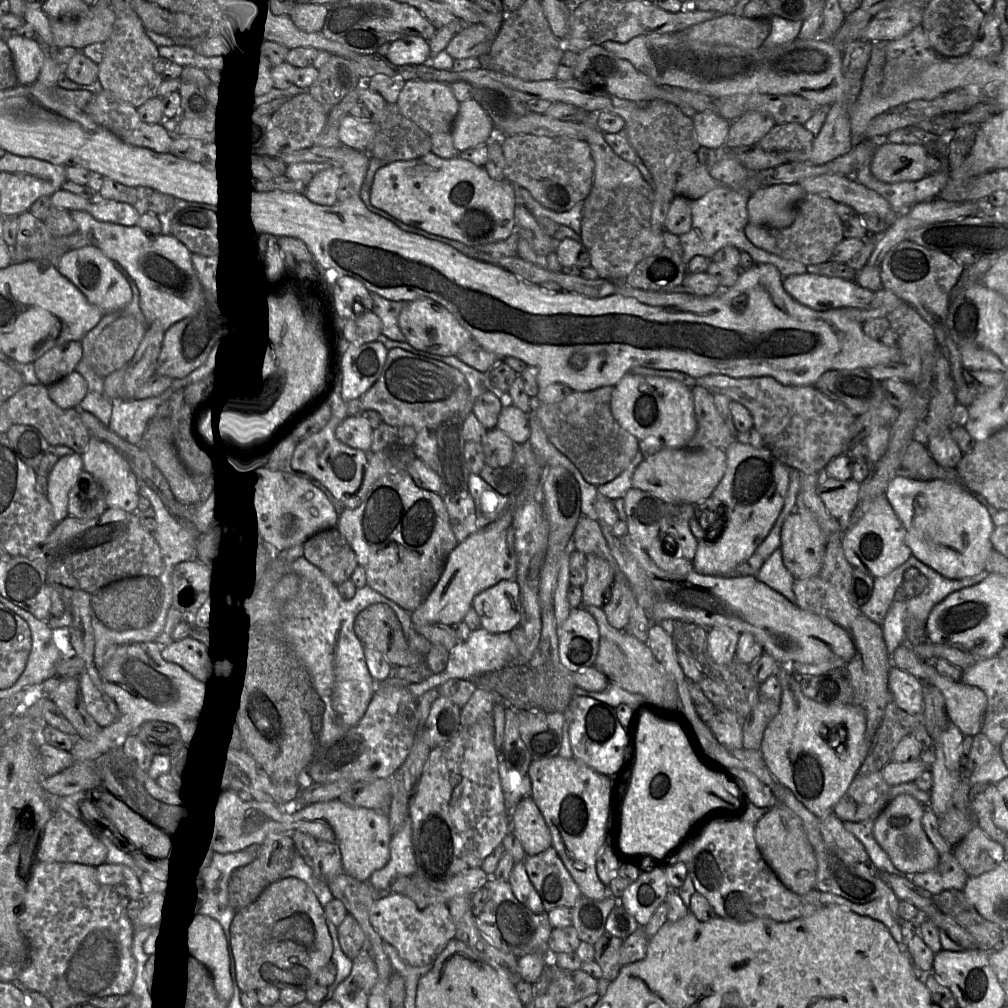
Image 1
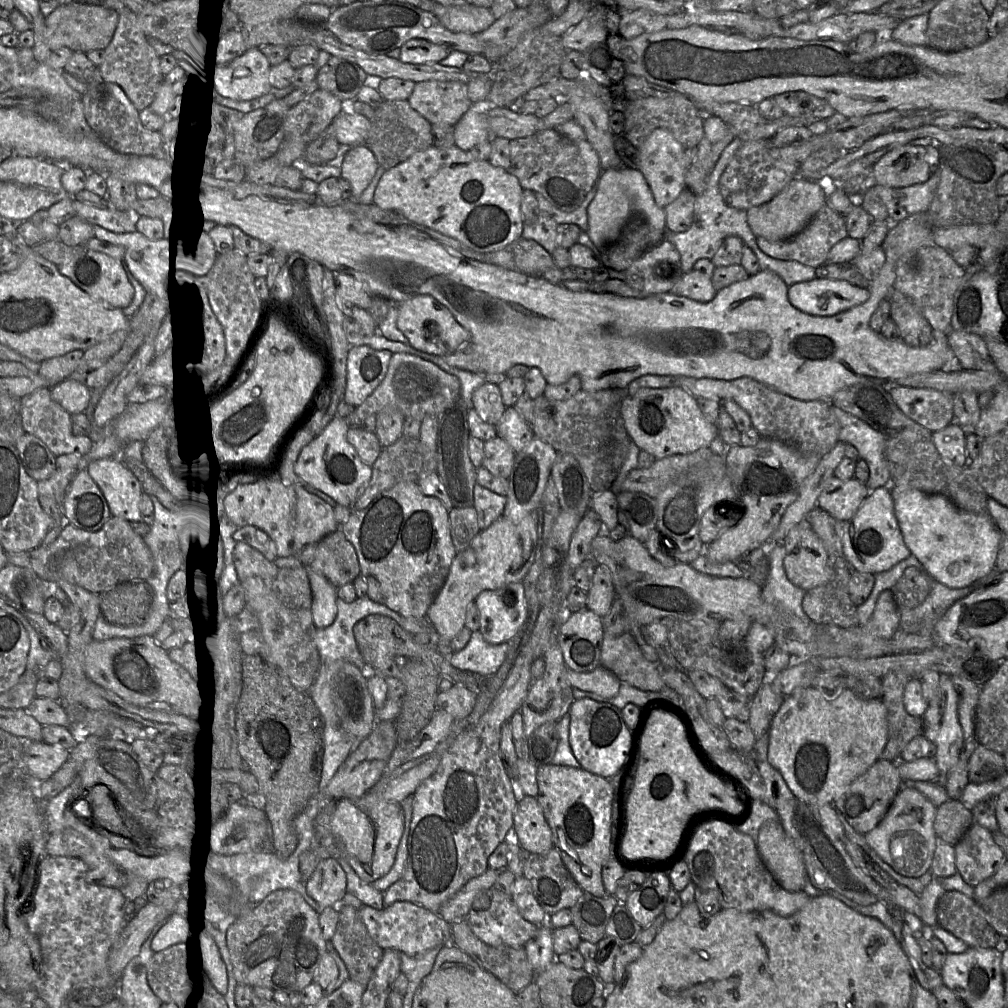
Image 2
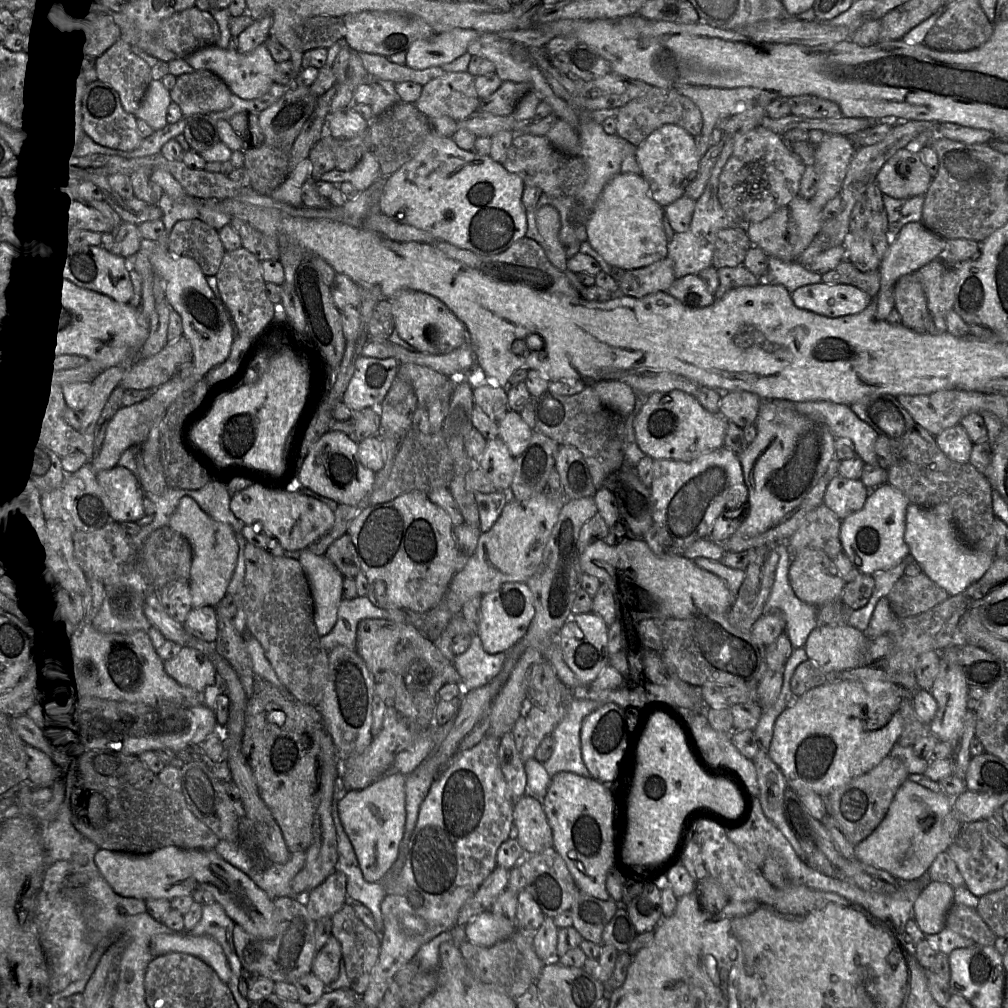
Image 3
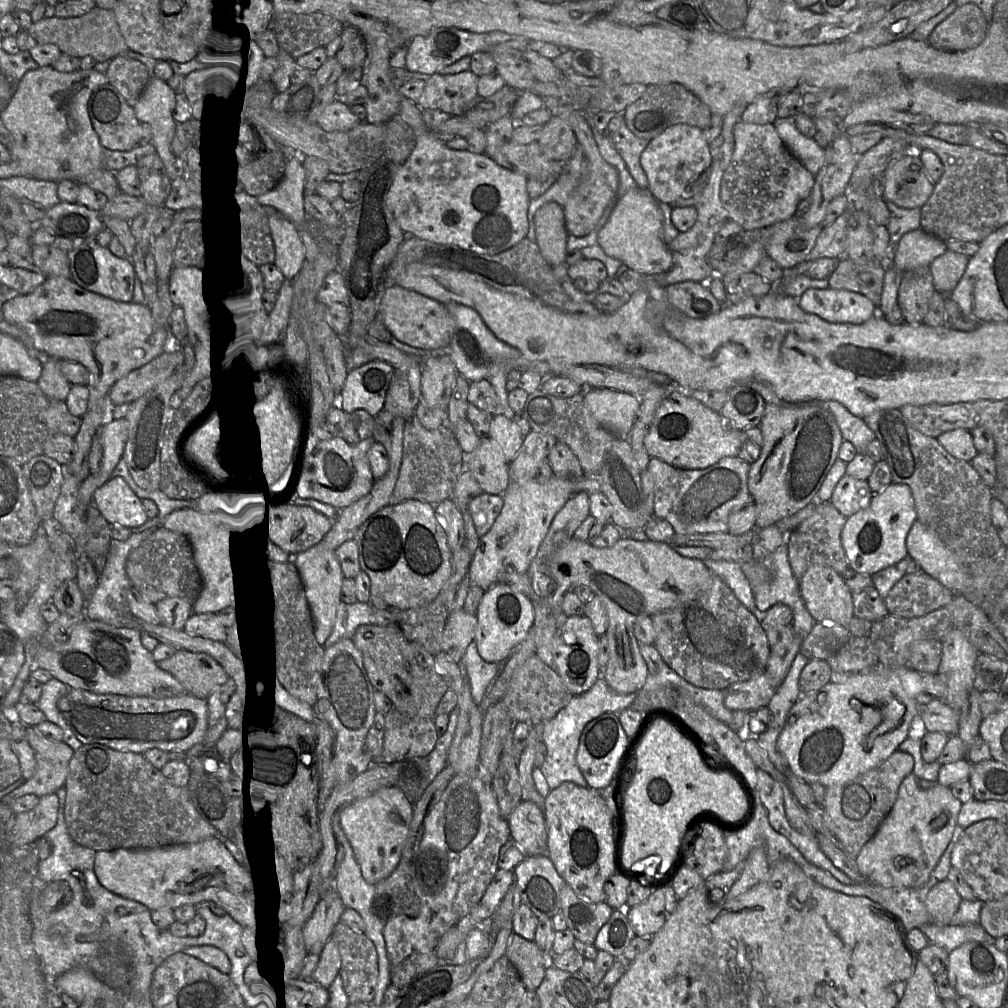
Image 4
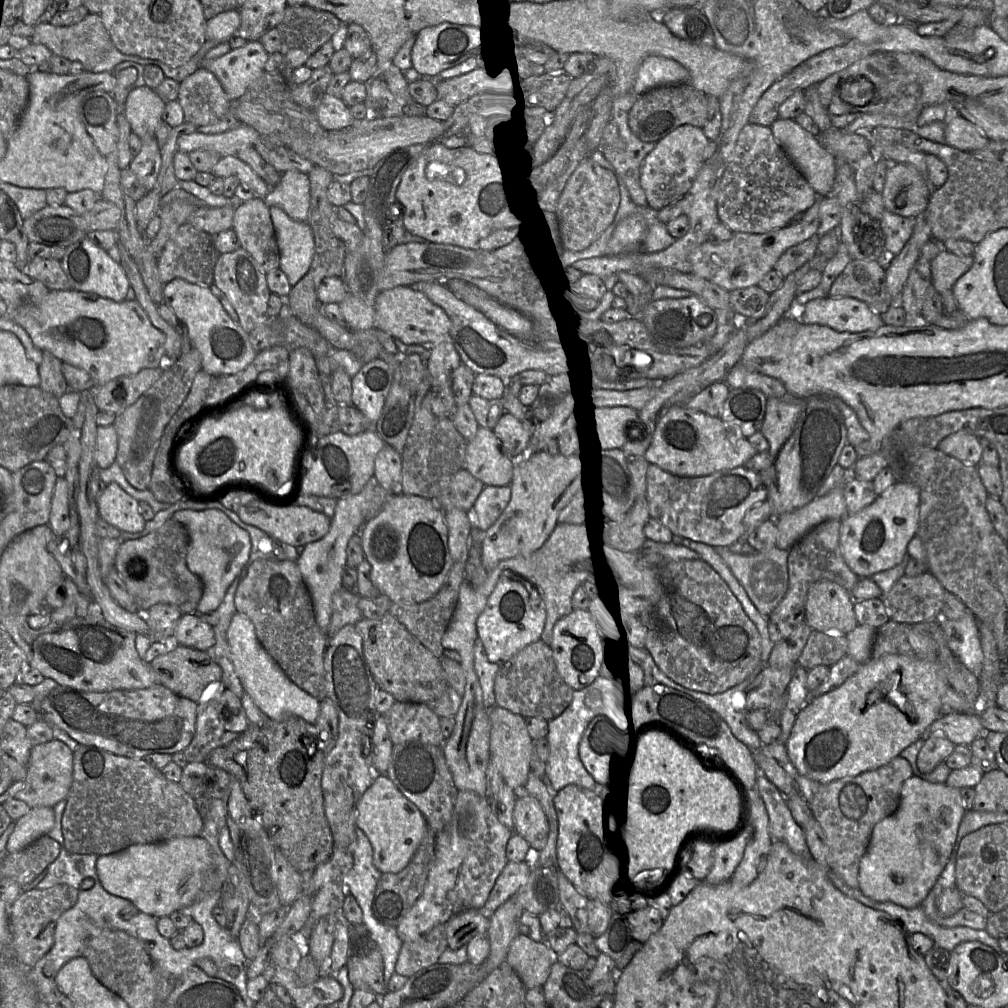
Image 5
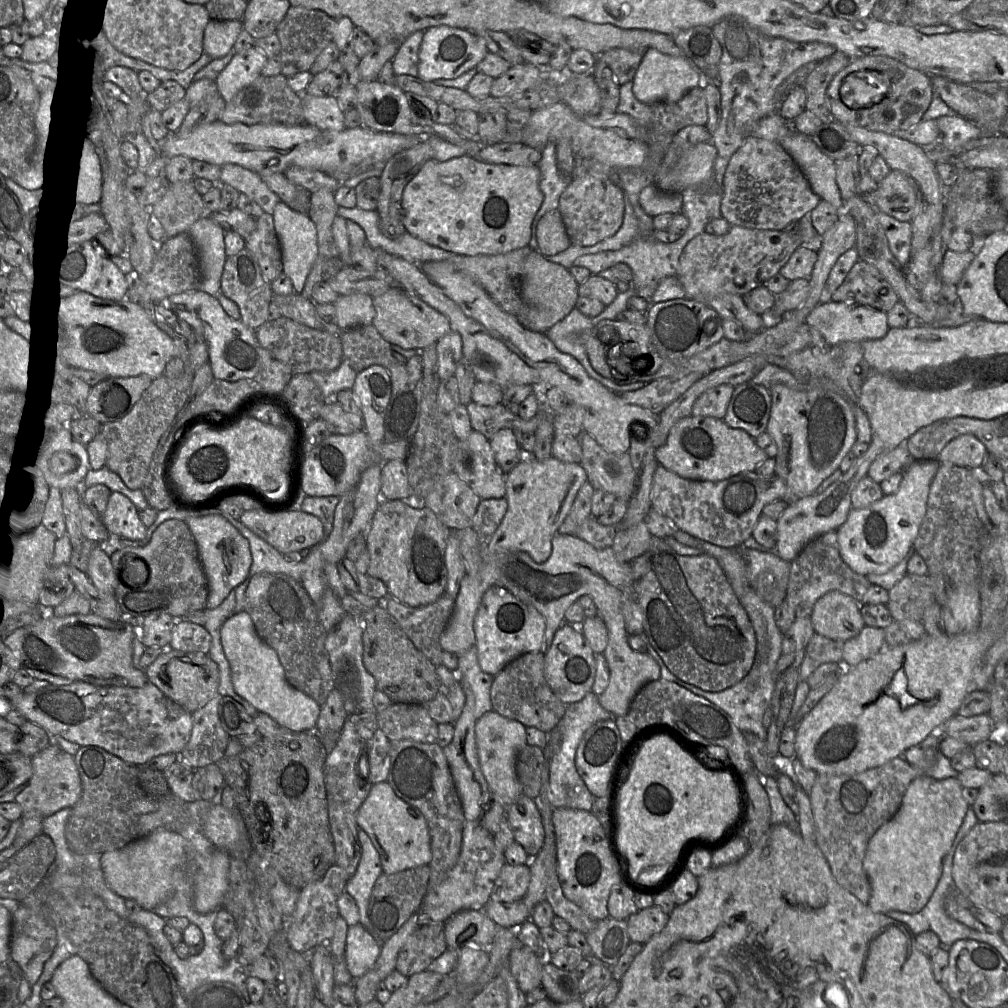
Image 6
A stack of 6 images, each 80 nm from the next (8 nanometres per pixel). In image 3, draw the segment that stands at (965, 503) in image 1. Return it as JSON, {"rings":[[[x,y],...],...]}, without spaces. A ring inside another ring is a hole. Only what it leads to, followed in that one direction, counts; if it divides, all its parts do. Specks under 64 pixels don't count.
{"rings":[[[909,503],[906,509],[904,541],[910,555],[920,564],[922,572],[949,595],[960,594],[976,583],[996,558],[996,551],[992,553],[975,549],[963,540],[955,525],[952,511],[946,504],[922,507]]]}

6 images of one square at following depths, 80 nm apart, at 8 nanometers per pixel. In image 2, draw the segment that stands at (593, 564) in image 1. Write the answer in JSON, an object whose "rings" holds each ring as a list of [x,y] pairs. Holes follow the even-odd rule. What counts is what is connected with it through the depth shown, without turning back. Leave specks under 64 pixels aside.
{"rings":[[[596,565],[592,578],[592,586],[587,594],[586,609],[605,617],[615,600],[615,589],[609,569],[604,565]]]}

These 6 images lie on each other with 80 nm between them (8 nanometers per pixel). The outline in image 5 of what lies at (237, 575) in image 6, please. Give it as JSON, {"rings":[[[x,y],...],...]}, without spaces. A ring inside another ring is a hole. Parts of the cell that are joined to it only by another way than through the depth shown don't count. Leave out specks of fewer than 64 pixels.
{"rings":[[[217,509],[181,510],[174,513],[171,519],[182,524],[188,531],[190,542],[186,556],[187,567],[203,584],[203,594],[195,613],[207,614],[215,611],[234,579],[248,562],[251,551],[250,536]]]}

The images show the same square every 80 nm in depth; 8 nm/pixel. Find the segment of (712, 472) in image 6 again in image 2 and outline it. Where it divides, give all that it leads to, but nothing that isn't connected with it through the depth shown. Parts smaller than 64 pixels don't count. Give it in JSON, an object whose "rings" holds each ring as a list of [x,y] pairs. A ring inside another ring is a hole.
{"rings":[[[678,386],[626,391],[621,401],[621,416],[632,441],[656,459],[690,454],[710,447],[718,436],[717,424],[709,422],[699,408],[697,399]]]}

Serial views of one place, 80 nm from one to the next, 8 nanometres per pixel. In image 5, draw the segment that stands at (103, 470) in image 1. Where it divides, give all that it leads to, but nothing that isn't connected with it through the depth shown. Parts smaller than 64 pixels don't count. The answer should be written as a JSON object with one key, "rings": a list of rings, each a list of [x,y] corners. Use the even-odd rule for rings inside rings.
{"rings":[[[117,483],[106,486],[96,507],[99,517],[121,532],[139,533],[146,524],[139,512],[139,502]]]}

